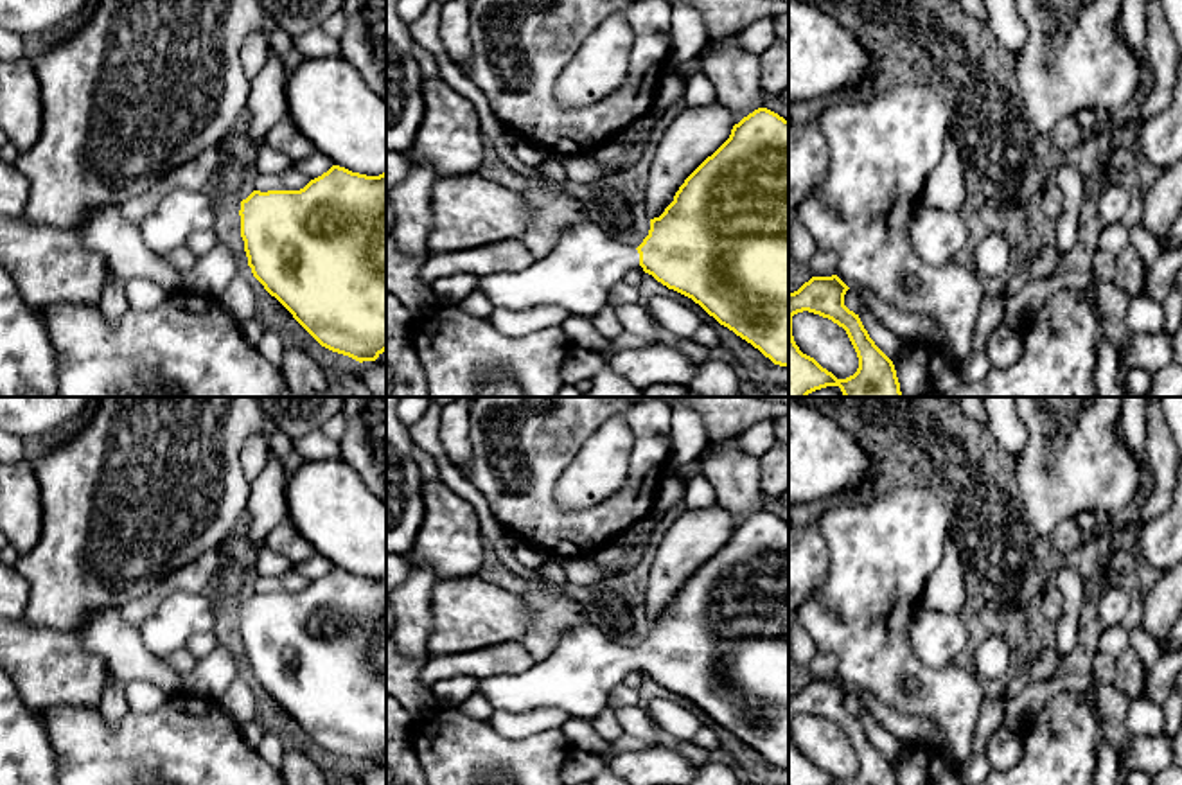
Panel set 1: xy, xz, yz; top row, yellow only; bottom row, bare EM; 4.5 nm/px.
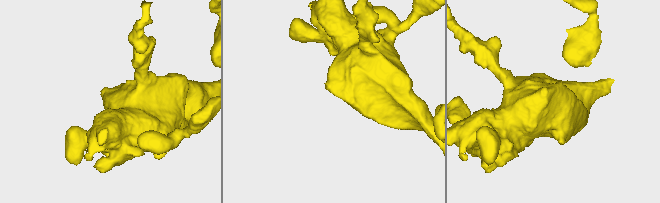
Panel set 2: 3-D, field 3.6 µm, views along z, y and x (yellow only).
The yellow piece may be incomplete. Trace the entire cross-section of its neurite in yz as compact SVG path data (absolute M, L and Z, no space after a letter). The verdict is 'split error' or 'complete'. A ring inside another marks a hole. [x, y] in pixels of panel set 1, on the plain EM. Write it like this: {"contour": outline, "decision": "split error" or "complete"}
{"contour": "M812 679L798 693L789 695L789 785L898 785L893 763L875 747L859 717L844 708L850 690L837 679ZM814 715L842 729L857 754L859 771L837 781L814 760L803 756L792 738L792 719Z", "decision": "complete"}

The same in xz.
{"contour": "M758 510L679 589L638 650L605 636L591 622L562 629L555 648L516 675L478 681L494 710L562 708L591 722L613 690L634 670L699 706L720 728L789 769L789 523Z", "decision": "split error"}

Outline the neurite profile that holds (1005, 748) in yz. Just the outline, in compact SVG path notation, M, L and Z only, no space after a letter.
M1001 726L986 745L986 756L992 769L1006 771L1013 767L1022 754L1022 733Z

